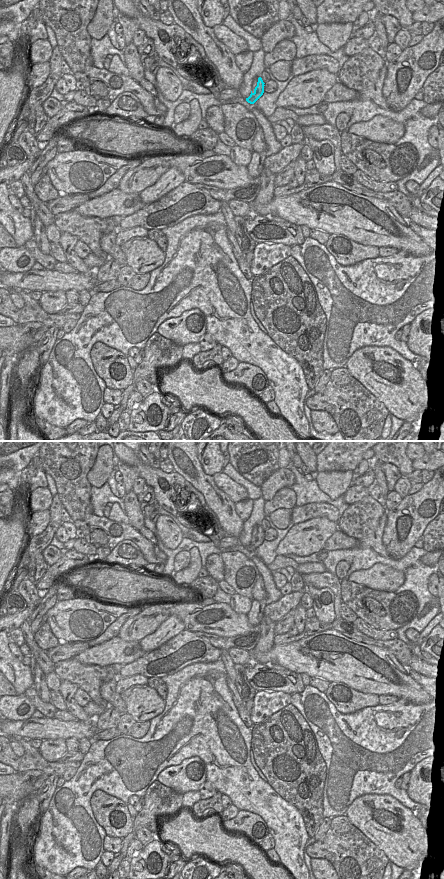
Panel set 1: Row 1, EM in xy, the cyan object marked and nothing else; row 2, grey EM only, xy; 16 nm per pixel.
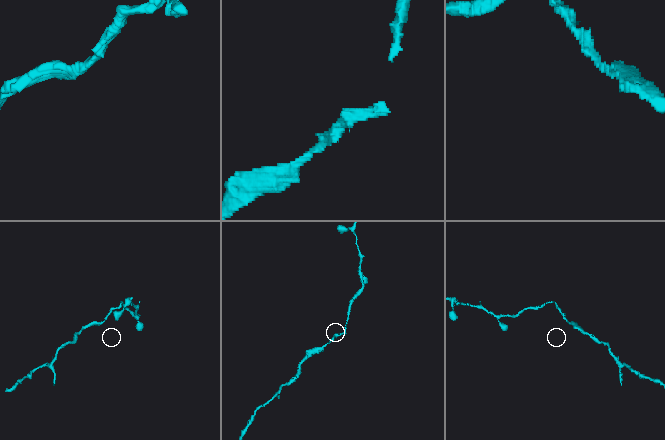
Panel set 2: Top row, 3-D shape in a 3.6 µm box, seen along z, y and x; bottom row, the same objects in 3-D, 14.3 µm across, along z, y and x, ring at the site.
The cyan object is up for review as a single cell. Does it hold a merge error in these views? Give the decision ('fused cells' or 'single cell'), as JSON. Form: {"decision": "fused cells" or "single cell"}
{"decision": "fused cells"}

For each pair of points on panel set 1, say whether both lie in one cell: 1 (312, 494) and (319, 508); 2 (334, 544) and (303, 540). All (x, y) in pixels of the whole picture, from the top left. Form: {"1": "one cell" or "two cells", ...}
{"1": "two cells", "2": "two cells"}

